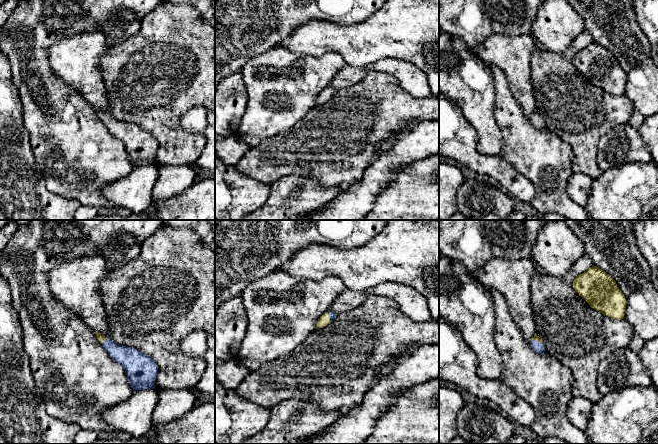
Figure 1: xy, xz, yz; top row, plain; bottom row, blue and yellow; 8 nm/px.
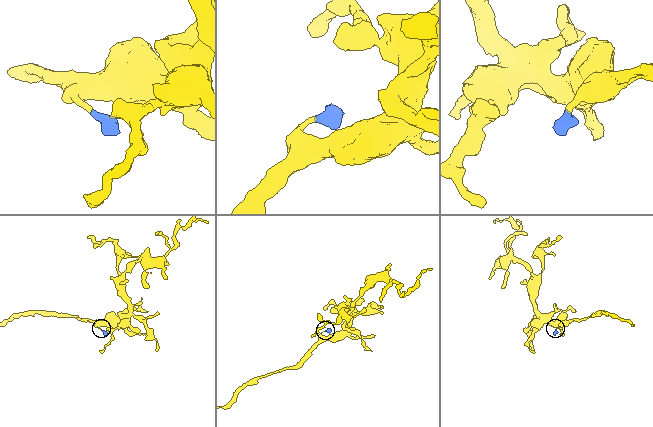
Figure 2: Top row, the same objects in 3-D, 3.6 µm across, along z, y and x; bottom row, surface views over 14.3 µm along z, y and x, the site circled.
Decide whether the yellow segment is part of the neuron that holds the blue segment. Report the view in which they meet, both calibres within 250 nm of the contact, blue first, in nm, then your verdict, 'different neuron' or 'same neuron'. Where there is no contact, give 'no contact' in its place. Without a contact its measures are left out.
xz | 60/90 nm | same neuron

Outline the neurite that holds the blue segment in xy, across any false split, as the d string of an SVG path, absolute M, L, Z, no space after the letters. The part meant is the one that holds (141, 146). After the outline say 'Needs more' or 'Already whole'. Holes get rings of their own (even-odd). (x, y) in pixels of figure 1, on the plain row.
M101 109L95 110L111 134L123 142L134 167L155 165L158 143L150 133L133 123L119 121Z. Needs more

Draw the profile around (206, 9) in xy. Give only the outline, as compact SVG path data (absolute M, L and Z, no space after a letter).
M165 0L172 4L188 4L199 11L201 20L215 29L215 7L211 0Z

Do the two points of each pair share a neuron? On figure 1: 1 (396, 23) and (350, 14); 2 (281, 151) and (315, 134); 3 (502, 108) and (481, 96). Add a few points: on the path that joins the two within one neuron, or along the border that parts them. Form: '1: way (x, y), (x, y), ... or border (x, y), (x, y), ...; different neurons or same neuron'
1: border (378, 10), (361, 21), (345, 25); different neurons
2: way (289, 151), (298, 151), (307, 142); same neuron
3: border (493, 81), (494, 116), (496, 123), (500, 127); different neurons

